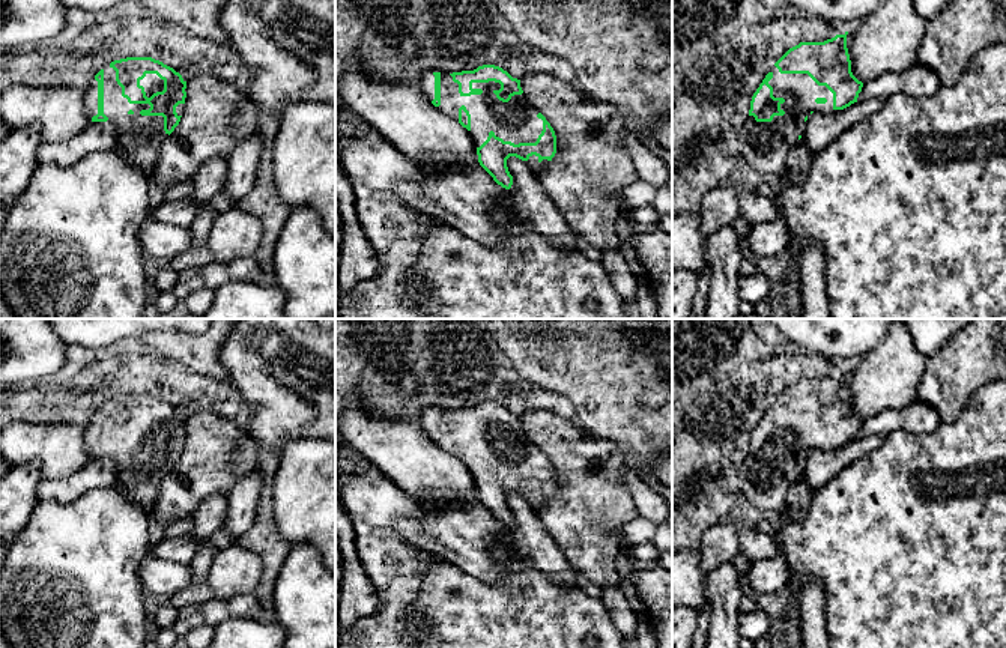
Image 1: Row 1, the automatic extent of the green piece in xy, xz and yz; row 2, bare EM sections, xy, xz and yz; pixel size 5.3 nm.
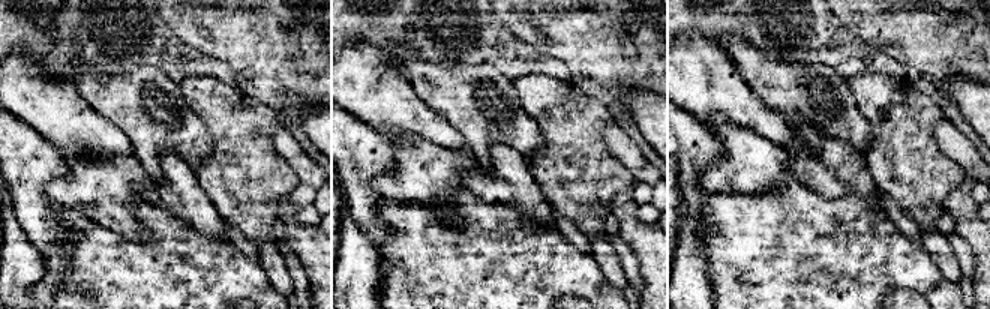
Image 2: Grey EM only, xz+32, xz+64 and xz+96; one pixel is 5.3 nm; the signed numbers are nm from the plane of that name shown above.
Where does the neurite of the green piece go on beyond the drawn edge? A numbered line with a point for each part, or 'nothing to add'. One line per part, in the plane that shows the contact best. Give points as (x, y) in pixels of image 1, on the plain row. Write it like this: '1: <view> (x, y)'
1: xz (516, 457)

